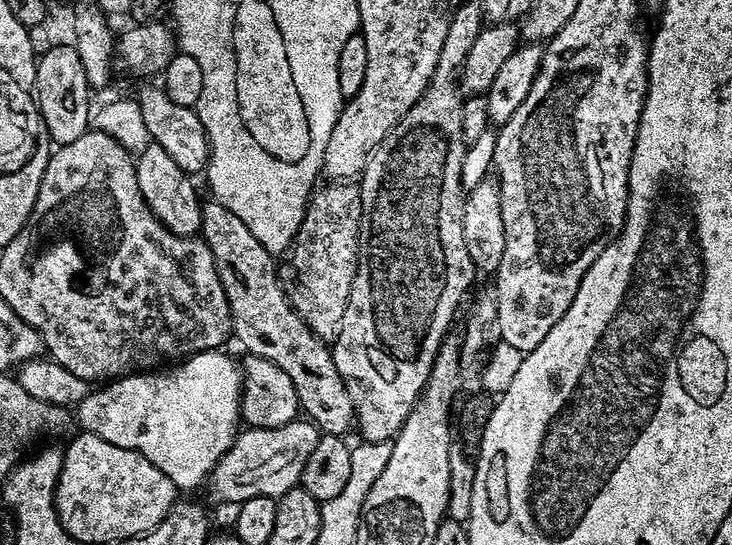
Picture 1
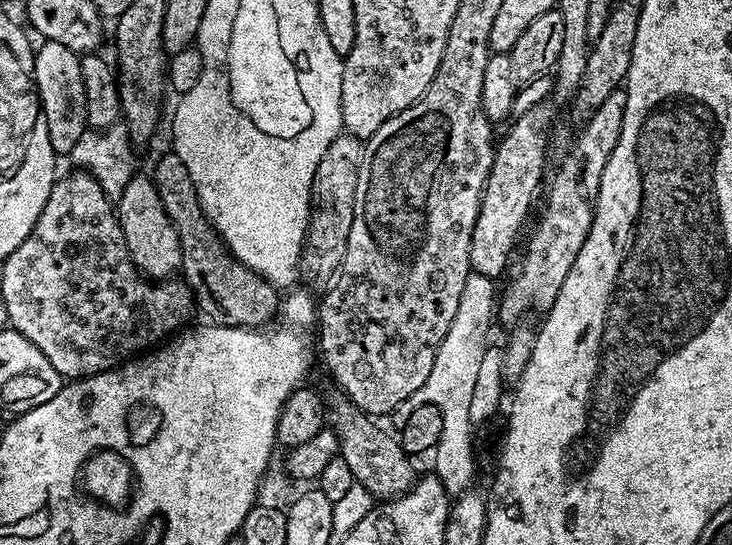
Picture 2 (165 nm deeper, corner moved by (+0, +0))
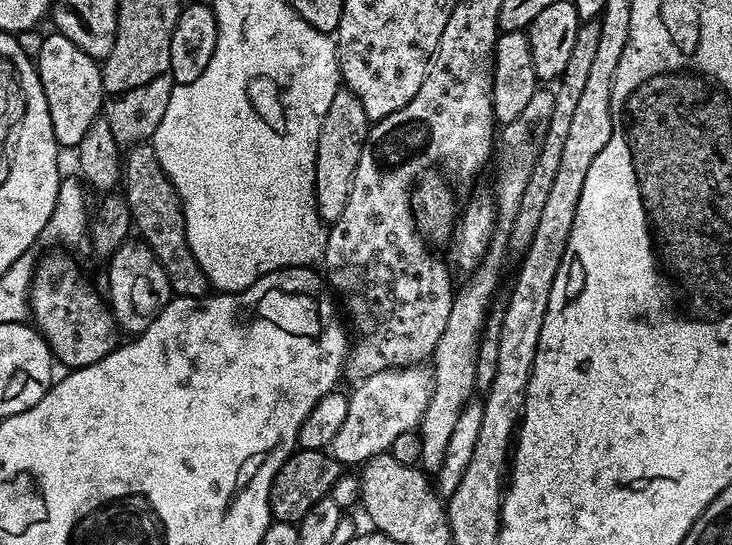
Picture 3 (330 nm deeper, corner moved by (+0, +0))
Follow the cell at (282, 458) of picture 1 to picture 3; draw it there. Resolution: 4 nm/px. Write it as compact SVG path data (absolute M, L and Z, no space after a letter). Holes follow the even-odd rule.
M424 364L409 368L391 368L359 381L348 396L346 422L332 439L330 453L343 466L363 465L391 449L394 438L413 431L423 418L430 402L433 386L433 369Z

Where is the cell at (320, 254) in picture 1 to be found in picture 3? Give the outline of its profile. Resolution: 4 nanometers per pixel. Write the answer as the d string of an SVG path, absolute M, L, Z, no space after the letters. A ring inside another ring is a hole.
M339 88L334 94L334 102L330 102L330 110L326 110L316 151L316 205L325 222L342 218L342 210L346 210L346 202L350 202L358 158L362 158L362 146L369 127L370 121L366 110L362 110L362 102L358 102L356 95L347 88Z

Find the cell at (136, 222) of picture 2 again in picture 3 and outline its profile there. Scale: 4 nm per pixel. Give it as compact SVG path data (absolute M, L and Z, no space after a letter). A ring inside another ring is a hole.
M132 238L125 242L107 261L108 292L106 300L112 309L112 316L124 334L139 334L145 332L158 318L158 314L174 293L166 278L166 270L158 262L158 258L148 249L148 245L139 239Z

